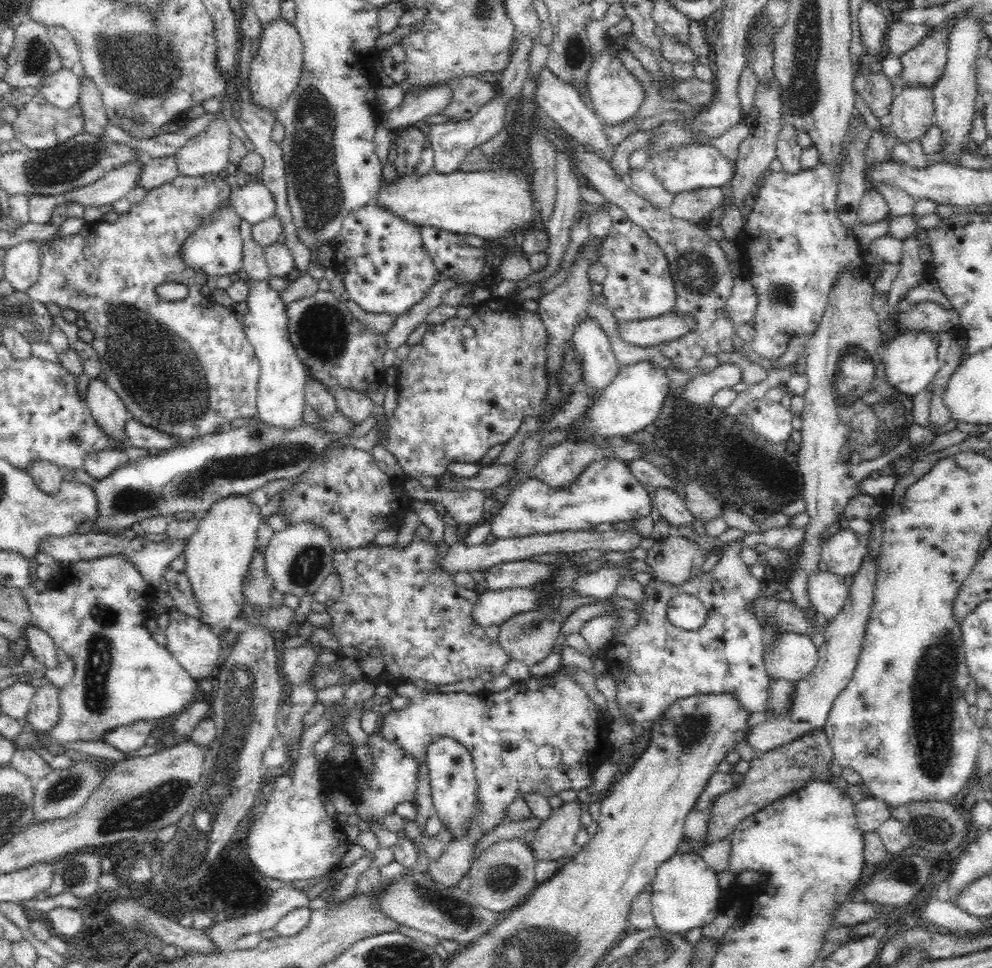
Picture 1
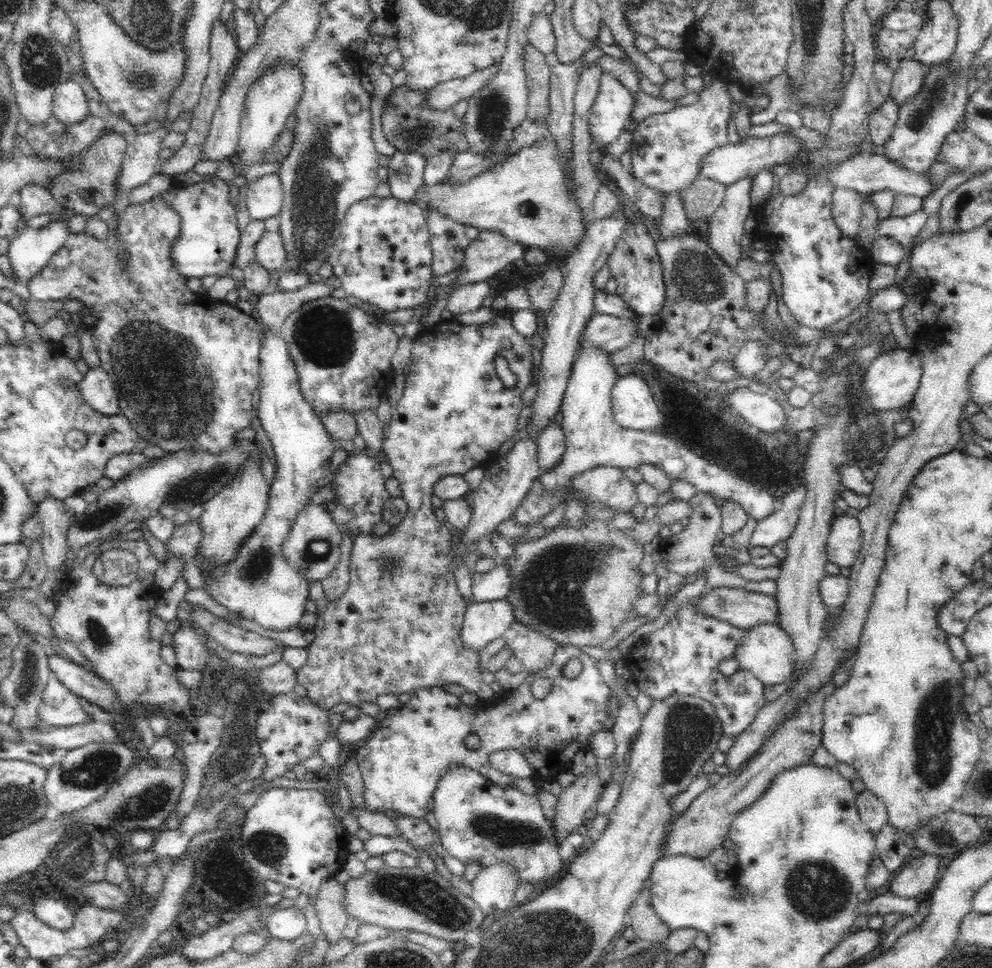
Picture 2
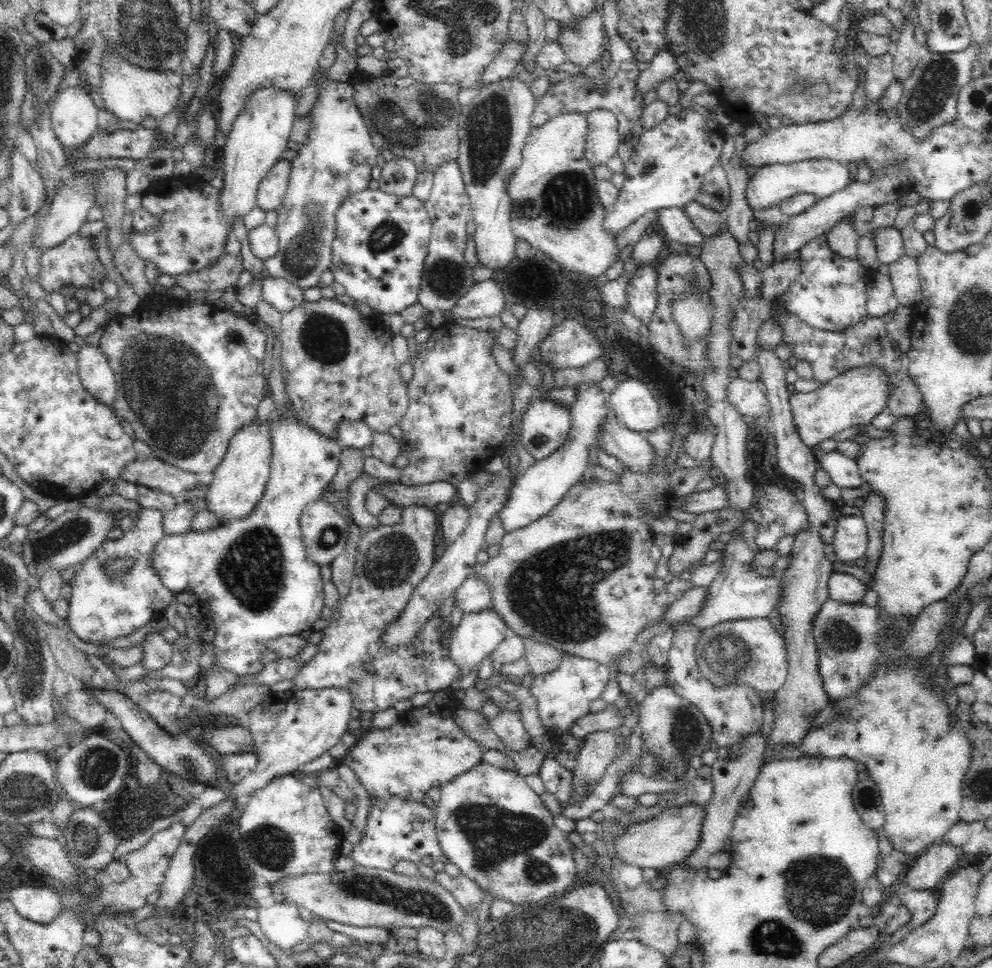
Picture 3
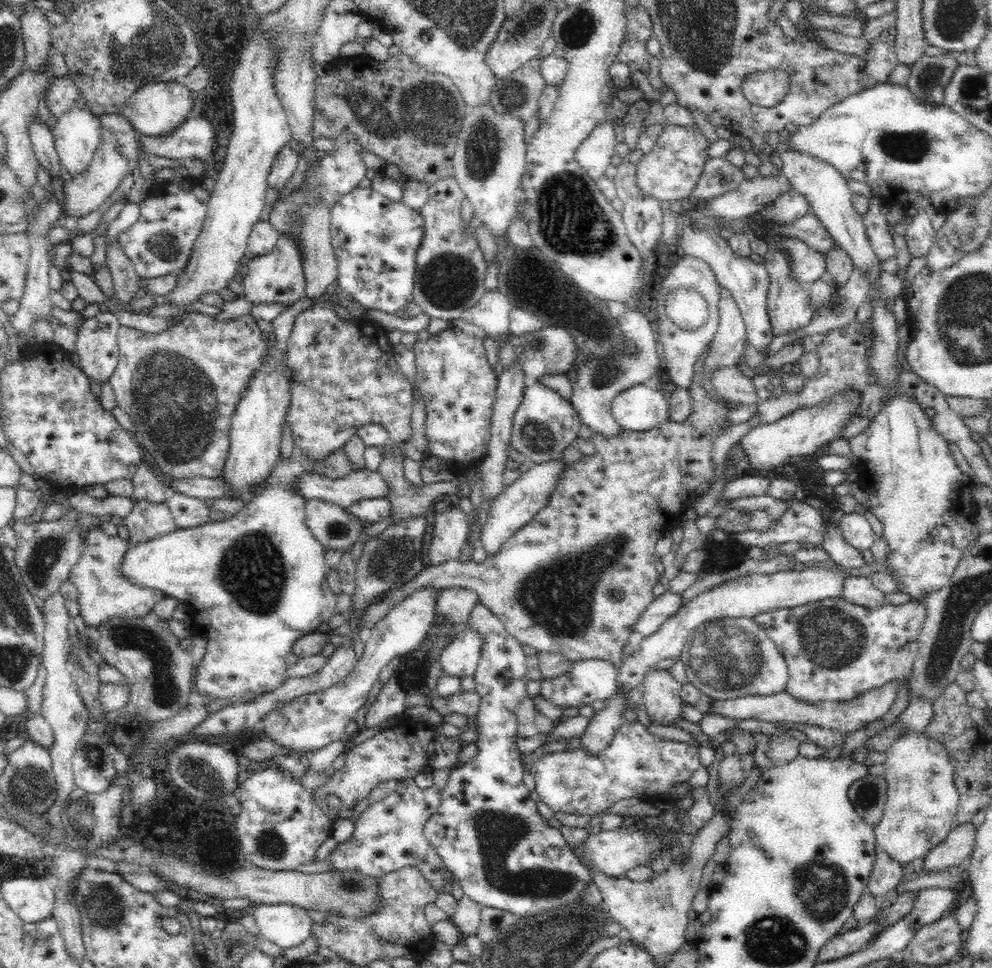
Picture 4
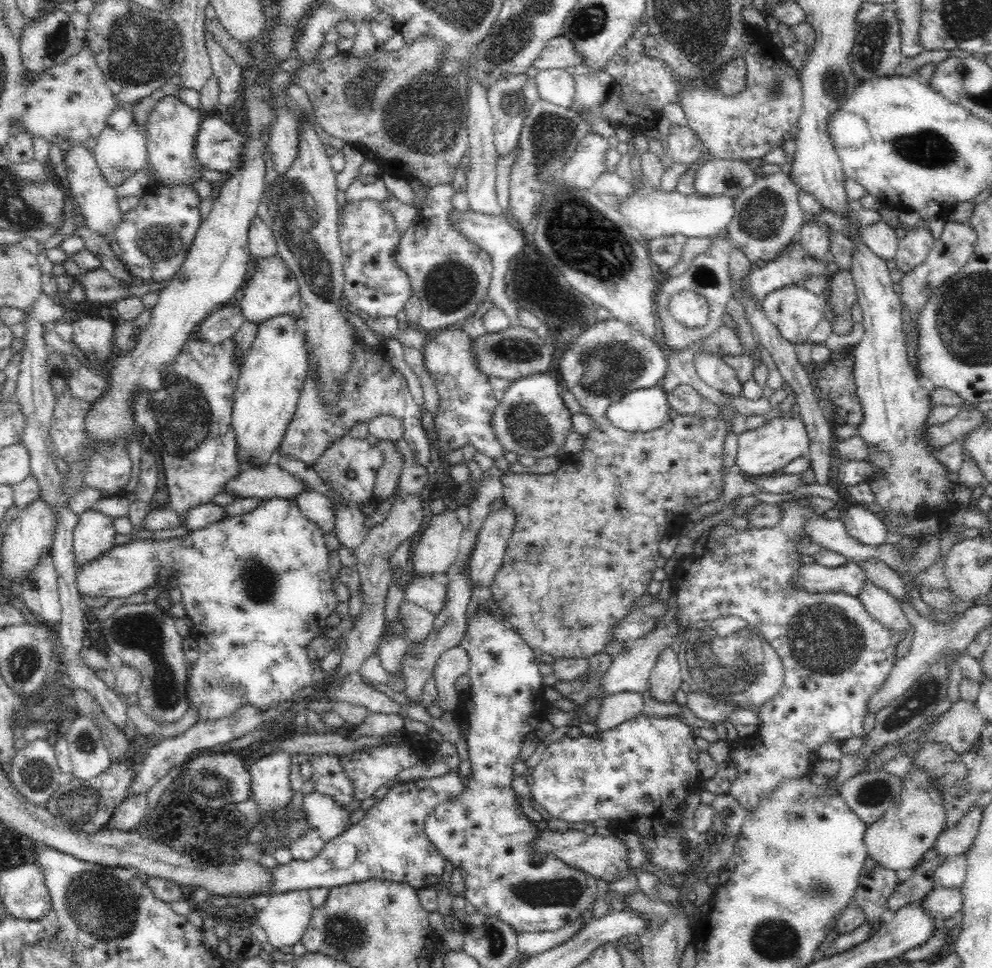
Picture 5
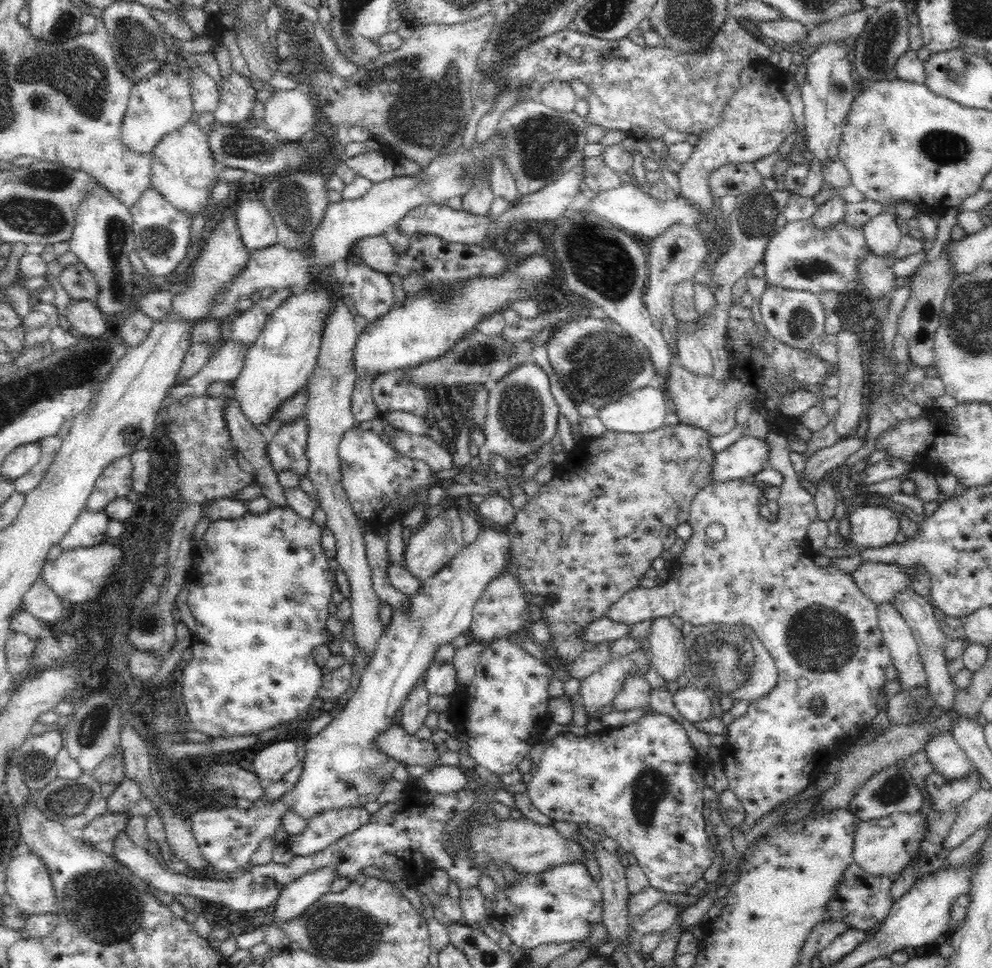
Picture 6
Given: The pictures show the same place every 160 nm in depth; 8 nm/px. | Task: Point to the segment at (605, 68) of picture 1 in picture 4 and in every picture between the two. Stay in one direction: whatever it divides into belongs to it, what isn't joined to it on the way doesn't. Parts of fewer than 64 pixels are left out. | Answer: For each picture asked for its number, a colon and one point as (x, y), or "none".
2: (609, 114)
3: (602, 142)
4: (594, 154)

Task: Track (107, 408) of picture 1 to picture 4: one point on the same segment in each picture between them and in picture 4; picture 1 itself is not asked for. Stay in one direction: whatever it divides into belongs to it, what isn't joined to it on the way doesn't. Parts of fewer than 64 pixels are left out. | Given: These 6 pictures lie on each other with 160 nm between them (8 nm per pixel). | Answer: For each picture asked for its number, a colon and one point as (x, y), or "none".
2: (97, 389)
3: (96, 374)
4: (96, 340)

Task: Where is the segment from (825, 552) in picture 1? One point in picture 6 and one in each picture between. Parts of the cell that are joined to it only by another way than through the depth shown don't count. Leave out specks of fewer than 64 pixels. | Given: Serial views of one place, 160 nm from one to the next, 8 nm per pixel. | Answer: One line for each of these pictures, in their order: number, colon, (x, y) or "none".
2: (845, 539)
3: (851, 541)
4: (855, 528)
5: (867, 527)
6: (872, 526)

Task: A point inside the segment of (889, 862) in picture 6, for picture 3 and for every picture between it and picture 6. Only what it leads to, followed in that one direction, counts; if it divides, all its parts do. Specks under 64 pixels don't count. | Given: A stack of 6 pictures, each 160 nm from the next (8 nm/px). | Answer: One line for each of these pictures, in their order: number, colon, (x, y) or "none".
3: (900, 730)
4: (922, 800)
5: (897, 841)

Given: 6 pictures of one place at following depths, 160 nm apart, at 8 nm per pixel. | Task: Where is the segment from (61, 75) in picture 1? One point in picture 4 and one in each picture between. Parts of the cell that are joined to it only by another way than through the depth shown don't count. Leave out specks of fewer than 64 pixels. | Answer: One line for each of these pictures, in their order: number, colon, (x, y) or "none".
2: (69, 105)
3: (74, 118)
4: (77, 132)

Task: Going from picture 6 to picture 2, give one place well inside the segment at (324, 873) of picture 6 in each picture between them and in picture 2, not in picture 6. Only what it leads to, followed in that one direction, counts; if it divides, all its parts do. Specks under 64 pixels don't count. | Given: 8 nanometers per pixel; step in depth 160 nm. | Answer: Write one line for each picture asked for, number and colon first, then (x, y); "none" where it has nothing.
2: (289, 923)
3: (281, 923)
4: (286, 925)
5: (286, 916)

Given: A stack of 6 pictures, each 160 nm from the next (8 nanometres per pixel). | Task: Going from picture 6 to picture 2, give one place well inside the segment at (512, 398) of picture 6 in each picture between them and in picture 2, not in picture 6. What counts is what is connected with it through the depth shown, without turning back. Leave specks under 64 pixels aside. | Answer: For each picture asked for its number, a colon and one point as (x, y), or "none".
2: (550, 441)
3: (545, 425)
4: (544, 425)
5: (530, 418)

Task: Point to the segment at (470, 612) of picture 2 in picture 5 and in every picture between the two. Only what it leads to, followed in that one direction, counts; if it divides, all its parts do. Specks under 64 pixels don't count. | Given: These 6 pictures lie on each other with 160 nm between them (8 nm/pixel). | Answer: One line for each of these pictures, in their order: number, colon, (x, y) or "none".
3: (479, 633)
4: (459, 657)
5: (453, 663)

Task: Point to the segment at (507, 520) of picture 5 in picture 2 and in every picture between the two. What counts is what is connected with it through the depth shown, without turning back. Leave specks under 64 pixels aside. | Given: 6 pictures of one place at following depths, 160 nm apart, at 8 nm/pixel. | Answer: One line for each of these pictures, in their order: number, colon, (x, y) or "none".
2: (593, 438)
3: (534, 493)
4: (518, 502)

